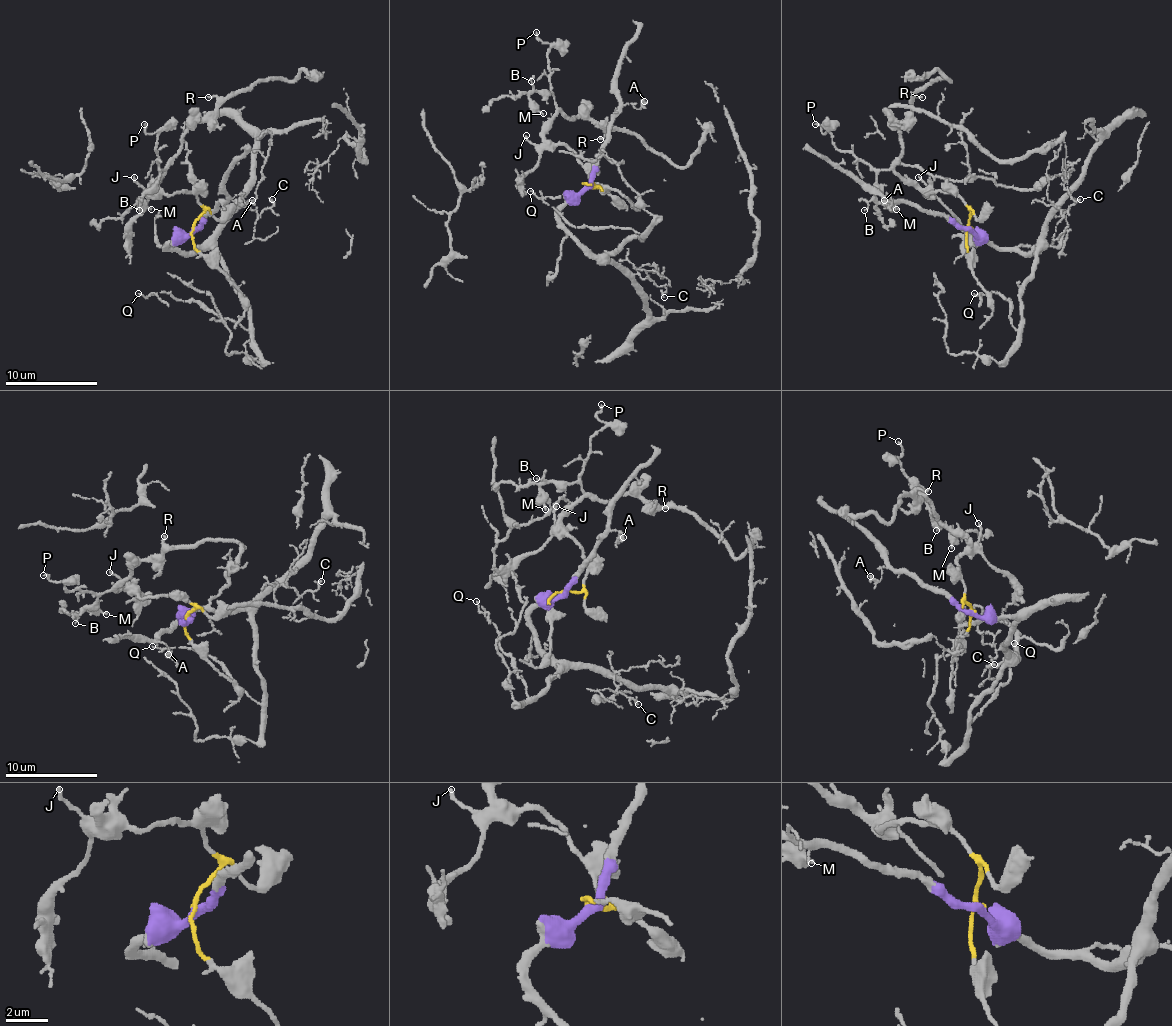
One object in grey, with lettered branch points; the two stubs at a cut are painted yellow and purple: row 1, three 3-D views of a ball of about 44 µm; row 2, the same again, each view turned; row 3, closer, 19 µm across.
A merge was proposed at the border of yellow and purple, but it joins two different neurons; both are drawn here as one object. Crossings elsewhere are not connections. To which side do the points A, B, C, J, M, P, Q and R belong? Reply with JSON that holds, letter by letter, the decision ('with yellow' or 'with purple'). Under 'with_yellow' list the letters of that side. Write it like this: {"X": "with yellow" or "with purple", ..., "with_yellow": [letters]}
{"A": "with purple", "B": "with yellow", "C": "with purple", "J": "with yellow", "M": "with yellow", "P": "with yellow", "Q": "with purple", "R": "with yellow", "with_yellow": ["B", "J", "M", "P", "R"]}

